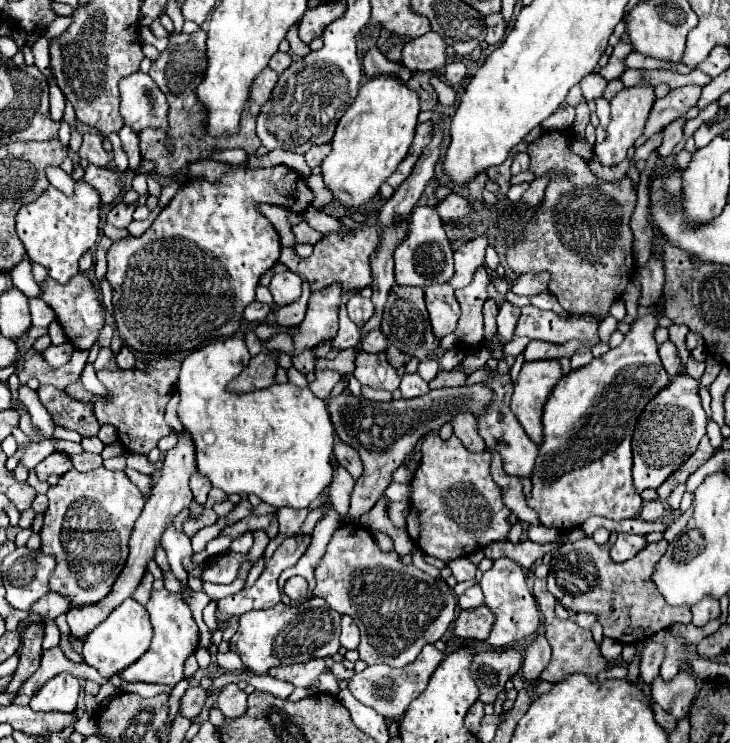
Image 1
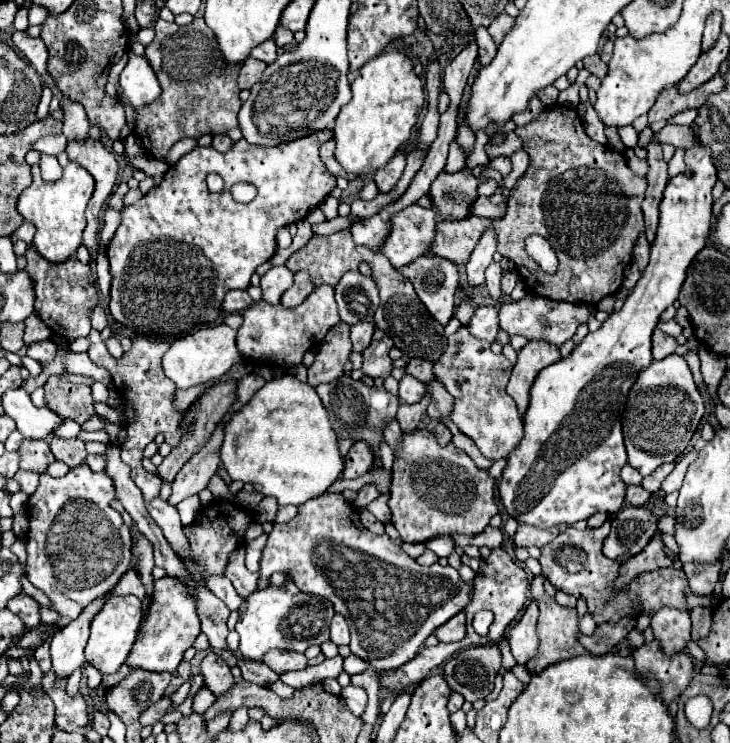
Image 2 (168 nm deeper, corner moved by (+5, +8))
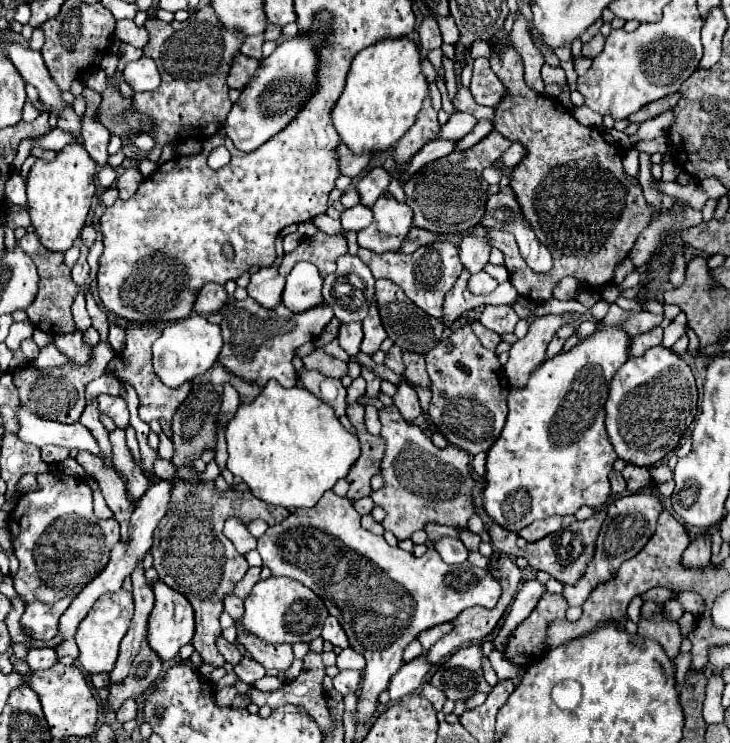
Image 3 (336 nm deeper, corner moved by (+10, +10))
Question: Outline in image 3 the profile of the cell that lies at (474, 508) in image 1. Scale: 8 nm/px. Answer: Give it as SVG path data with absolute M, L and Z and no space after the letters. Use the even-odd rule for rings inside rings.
M383 406L379 410L379 420L381 436L387 440L381 464L385 488L371 492L371 498L385 510L385 520L381 522L385 530L393 532L397 540L407 540L415 530L421 530L429 522L465 530L469 516L475 514L471 504L471 490L475 482L469 472L469 454L455 446L439 450L419 426L405 422L395 406Z

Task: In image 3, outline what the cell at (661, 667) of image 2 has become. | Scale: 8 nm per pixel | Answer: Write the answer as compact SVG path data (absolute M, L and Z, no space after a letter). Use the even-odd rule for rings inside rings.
M657 612L651 618L641 616L637 626L639 626L639 636L657 640L665 648L669 658L675 658L679 654L679 646L681 646L683 636L679 632L677 622L669 622L661 612Z

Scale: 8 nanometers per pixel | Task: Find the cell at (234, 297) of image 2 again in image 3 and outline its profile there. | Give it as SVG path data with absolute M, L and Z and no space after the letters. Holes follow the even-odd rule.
M207 284L197 294L195 312L201 314L201 316L207 316L211 312L219 312L221 306L225 306L225 302L227 302L227 294L225 294L223 286L219 286L219 284Z

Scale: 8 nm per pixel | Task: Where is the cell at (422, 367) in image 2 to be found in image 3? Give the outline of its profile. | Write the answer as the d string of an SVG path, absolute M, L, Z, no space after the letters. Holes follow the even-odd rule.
M393 344L385 354L385 366L391 368L395 374L403 374L403 362L401 362L401 348Z

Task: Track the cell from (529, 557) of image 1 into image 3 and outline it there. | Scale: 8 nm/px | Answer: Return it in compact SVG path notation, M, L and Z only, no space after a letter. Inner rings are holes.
M553 516L553 518L545 518L545 520L533 522L533 524L529 524L527 528L523 528L523 530L519 532L519 536L525 538L527 542L537 542L537 540L545 538L547 534L557 532L559 528L569 526L573 520L575 520L575 516Z

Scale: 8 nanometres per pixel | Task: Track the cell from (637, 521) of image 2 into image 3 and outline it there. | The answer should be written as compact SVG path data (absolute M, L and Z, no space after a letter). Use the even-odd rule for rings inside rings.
M647 492L627 494L627 496L621 496L609 504L607 518L605 518L599 538L597 538L597 548L595 548L593 560L589 562L587 570L583 572L583 576L575 584L571 584L571 586L565 584L565 588L563 588L563 596L569 602L569 606L581 606L589 598L593 588L613 580L619 566L643 550L643 546L649 542L649 538L655 532L657 518L659 518L661 510L663 510L663 504L661 504L659 496L647 494Z

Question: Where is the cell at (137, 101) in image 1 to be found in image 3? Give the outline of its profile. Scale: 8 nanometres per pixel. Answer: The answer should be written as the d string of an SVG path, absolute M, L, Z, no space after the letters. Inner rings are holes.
M143 56L137 62L127 62L123 70L125 82L133 88L133 92L151 92L159 88L161 76L157 72L157 66L151 58Z

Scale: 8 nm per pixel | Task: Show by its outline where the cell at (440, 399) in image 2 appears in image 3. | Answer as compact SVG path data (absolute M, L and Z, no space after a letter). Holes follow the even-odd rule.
M403 352L403 364L405 364L405 378L411 384L419 384L423 388L429 386L429 378L427 378L427 372L425 372L425 358L423 358L423 354Z

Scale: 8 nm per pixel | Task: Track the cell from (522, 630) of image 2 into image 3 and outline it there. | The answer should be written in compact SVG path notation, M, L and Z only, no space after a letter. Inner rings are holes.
M537 578L523 582L523 586L517 592L515 602L513 602L513 606L511 606L507 618L505 618L505 624L503 624L501 632L499 632L499 636L493 640L493 644L495 644L495 648L499 652L505 650L509 634L533 612L533 608L537 606L537 602L539 602L539 598L541 598L543 592L545 592L545 584L541 584Z

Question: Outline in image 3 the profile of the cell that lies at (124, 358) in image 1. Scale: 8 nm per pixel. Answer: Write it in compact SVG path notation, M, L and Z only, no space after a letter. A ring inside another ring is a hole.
M99 342L97 346L93 346L91 360L85 366L79 366L79 364L65 364L59 368L25 366L25 368L19 368L13 372L13 384L19 392L21 404L27 406L29 410L33 410L37 416L41 416L45 420L63 422L63 424L75 424L75 422L79 422L79 416L85 408L85 386L87 386L87 382L105 374L107 364L113 356L115 354L113 354L111 346L107 342Z

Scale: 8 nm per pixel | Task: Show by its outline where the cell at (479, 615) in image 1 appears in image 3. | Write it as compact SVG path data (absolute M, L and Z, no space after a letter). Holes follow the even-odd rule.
M447 622L447 624L441 624L441 626L433 626L433 628L429 628L429 630L425 630L425 632L421 632L419 636L417 636L417 640L421 642L421 646L423 646L423 652L427 652L429 650L429 646L433 646L439 638L443 638L445 634L449 634L453 630L453 624L451 622Z

